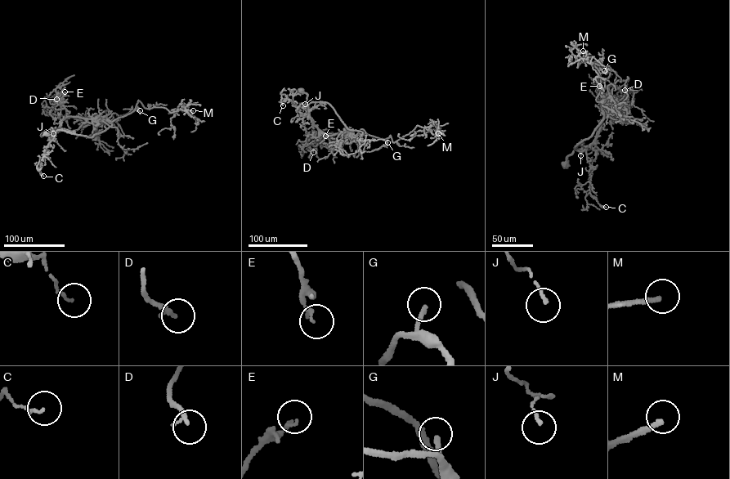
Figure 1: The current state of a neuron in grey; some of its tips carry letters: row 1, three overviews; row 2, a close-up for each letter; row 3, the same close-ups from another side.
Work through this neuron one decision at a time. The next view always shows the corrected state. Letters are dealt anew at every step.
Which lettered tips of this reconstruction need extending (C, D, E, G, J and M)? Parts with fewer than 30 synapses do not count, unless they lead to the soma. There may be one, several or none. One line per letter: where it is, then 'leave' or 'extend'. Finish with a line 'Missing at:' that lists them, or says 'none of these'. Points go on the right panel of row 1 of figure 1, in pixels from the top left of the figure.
C: at (606, 207); leave
D: at (624, 90); extend
E: at (599, 86); leave
G: at (604, 70); extend
J: at (580, 155); leave
M: at (583, 51); extend
Missing at: D, G, M

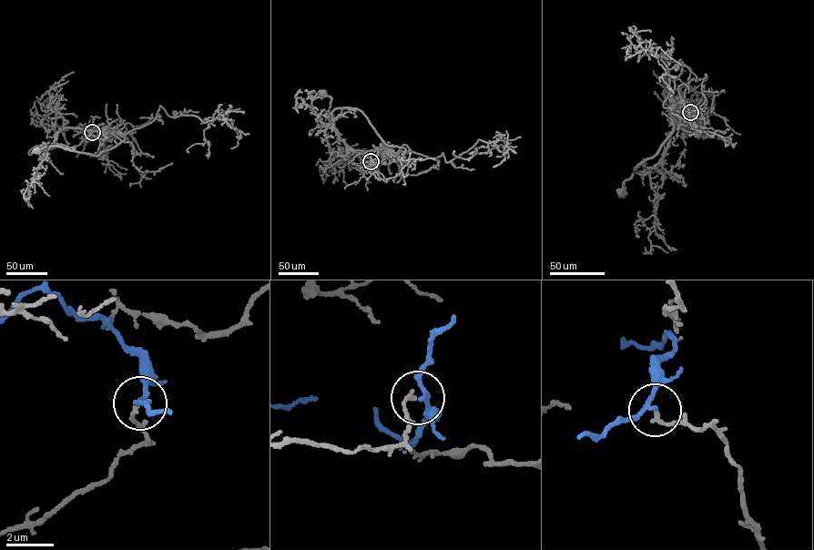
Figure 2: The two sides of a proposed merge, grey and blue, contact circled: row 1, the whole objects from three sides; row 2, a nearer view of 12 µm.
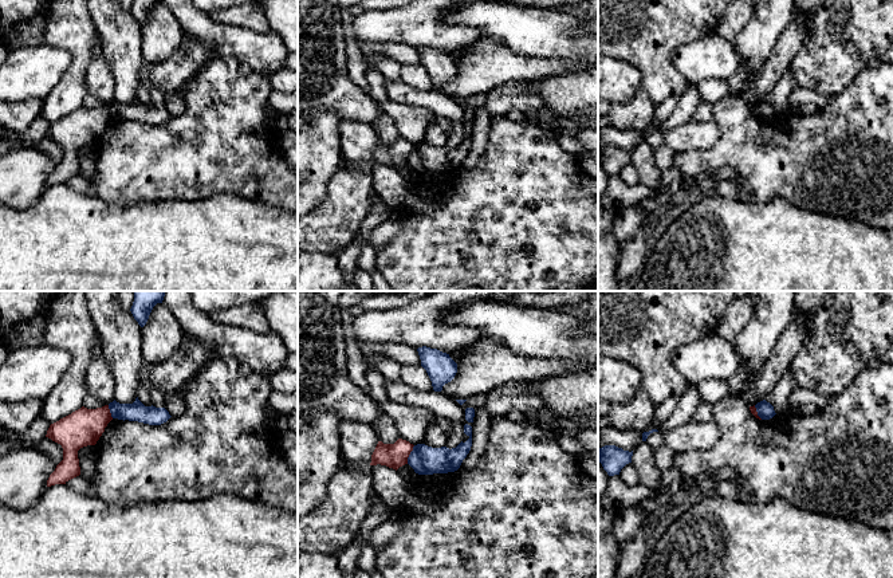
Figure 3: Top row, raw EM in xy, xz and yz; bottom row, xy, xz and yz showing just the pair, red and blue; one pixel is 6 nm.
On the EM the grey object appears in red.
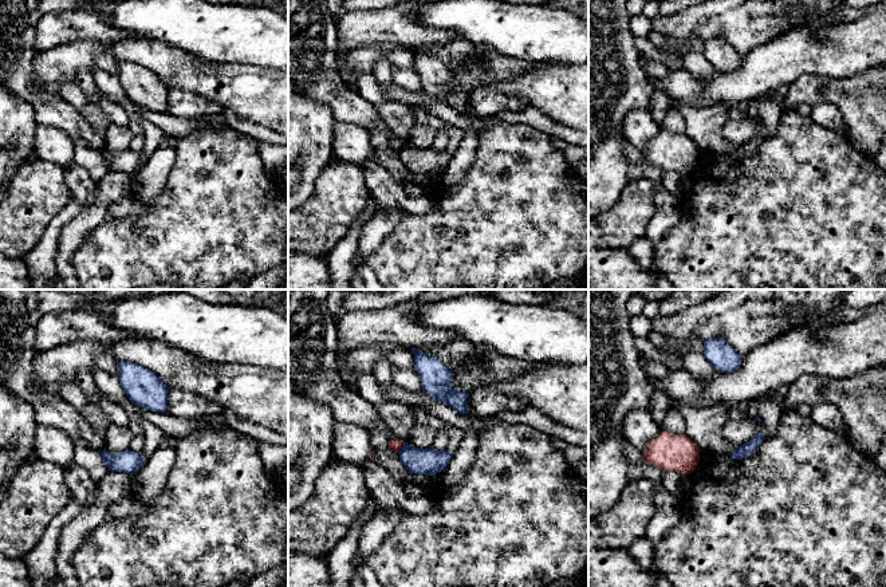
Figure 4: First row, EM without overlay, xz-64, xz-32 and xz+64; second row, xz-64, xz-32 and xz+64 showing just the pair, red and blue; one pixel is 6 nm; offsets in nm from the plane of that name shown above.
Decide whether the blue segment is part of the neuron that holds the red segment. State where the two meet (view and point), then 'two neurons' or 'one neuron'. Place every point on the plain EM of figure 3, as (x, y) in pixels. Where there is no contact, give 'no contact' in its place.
contact xz (409, 153); two neurons

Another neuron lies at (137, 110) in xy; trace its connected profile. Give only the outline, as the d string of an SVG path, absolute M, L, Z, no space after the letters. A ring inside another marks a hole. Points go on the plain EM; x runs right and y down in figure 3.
M138 97L133 103L119 103L115 99L109 103L113 118L138 121L149 125L161 125L172 115L165 107L145 106Z

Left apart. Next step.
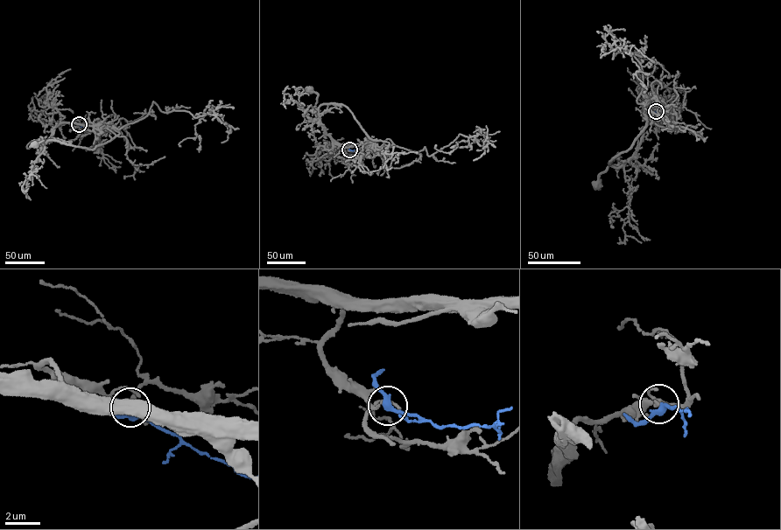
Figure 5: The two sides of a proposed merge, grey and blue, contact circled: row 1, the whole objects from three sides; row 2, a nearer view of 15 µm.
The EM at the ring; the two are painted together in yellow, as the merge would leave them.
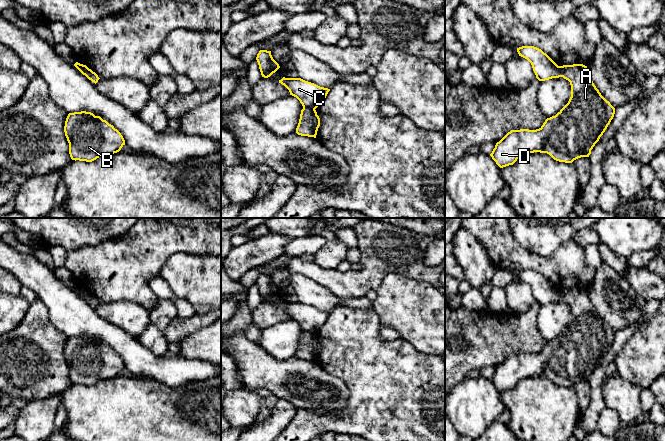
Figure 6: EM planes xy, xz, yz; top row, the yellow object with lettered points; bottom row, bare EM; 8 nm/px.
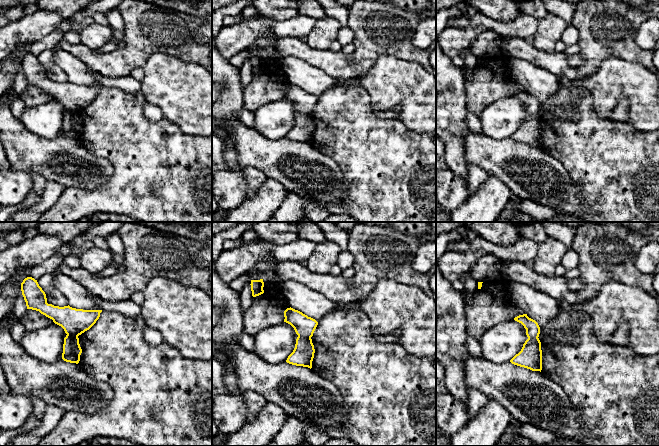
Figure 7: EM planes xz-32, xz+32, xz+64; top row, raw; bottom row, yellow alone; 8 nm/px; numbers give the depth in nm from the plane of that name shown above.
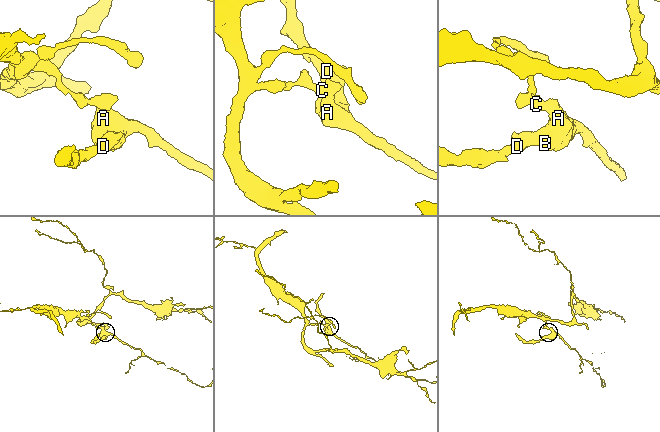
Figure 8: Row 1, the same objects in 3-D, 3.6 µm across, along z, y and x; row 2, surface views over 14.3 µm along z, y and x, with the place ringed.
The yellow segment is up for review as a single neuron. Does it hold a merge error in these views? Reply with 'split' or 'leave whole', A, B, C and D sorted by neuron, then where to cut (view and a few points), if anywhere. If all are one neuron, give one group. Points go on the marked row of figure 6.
split; groups A B D / C; cut xz (303, 106), (314, 109)

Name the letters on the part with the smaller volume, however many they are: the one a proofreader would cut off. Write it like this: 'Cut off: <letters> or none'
Cut off: A, B, D

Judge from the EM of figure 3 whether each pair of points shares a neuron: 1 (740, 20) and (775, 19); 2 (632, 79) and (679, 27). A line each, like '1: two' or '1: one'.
1: two
2: two

